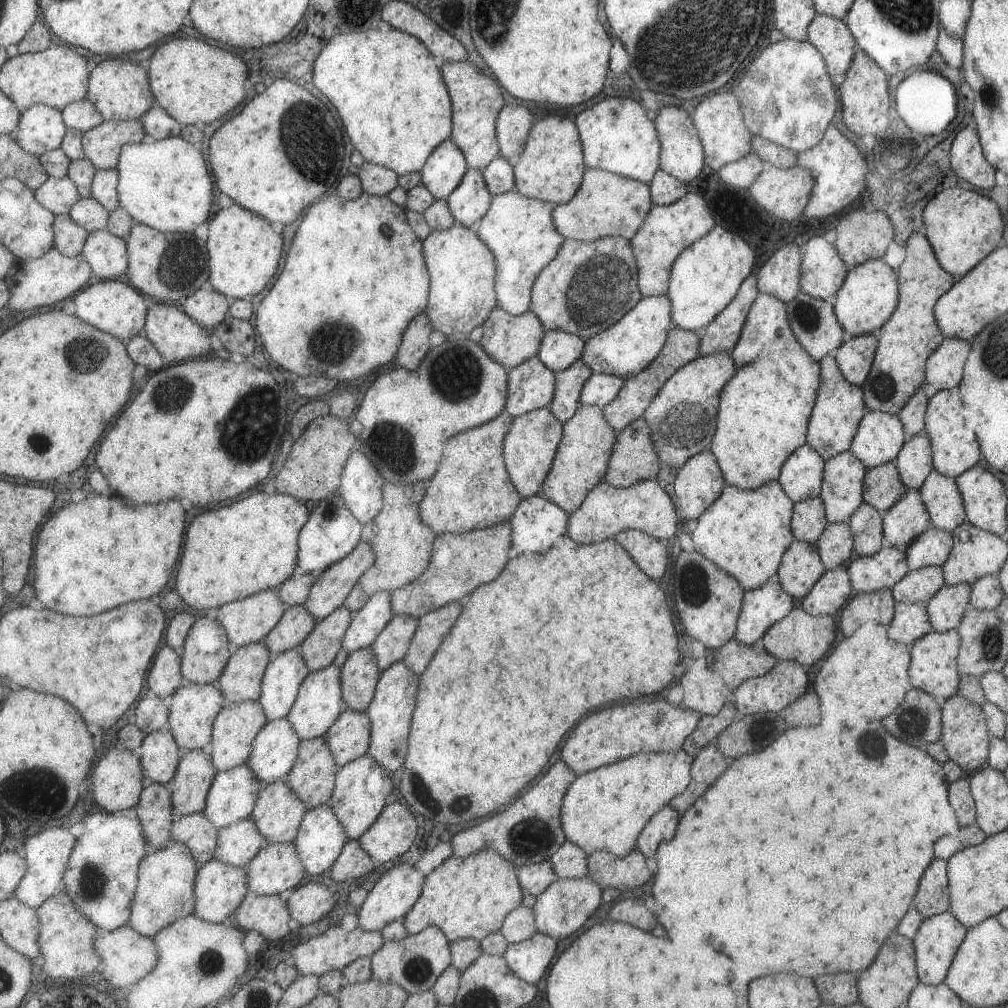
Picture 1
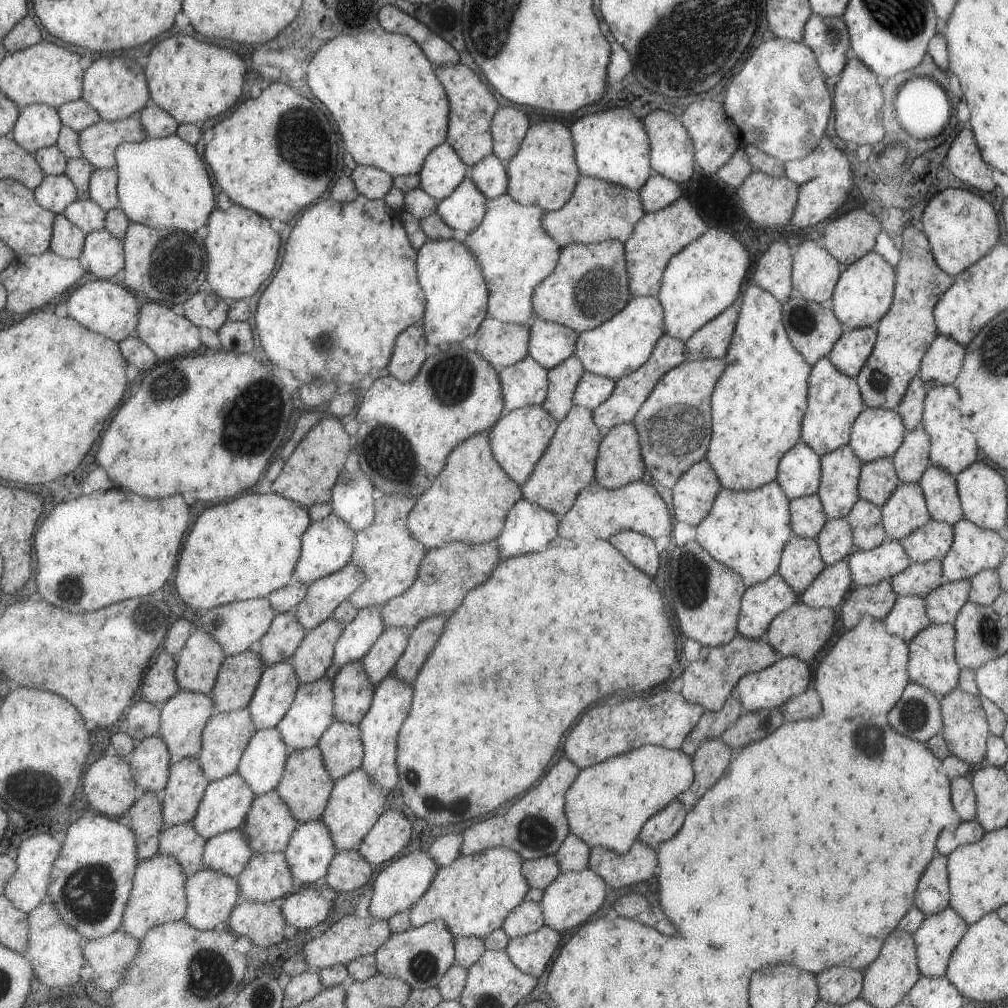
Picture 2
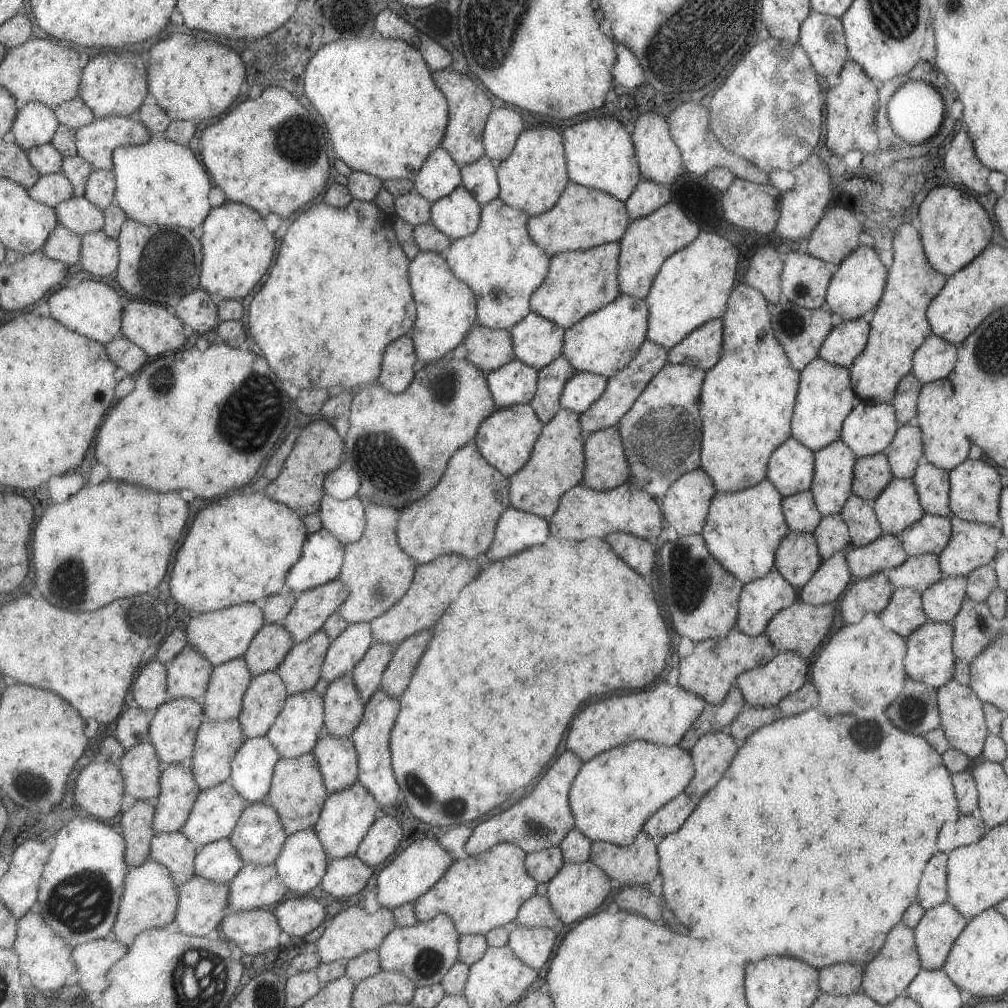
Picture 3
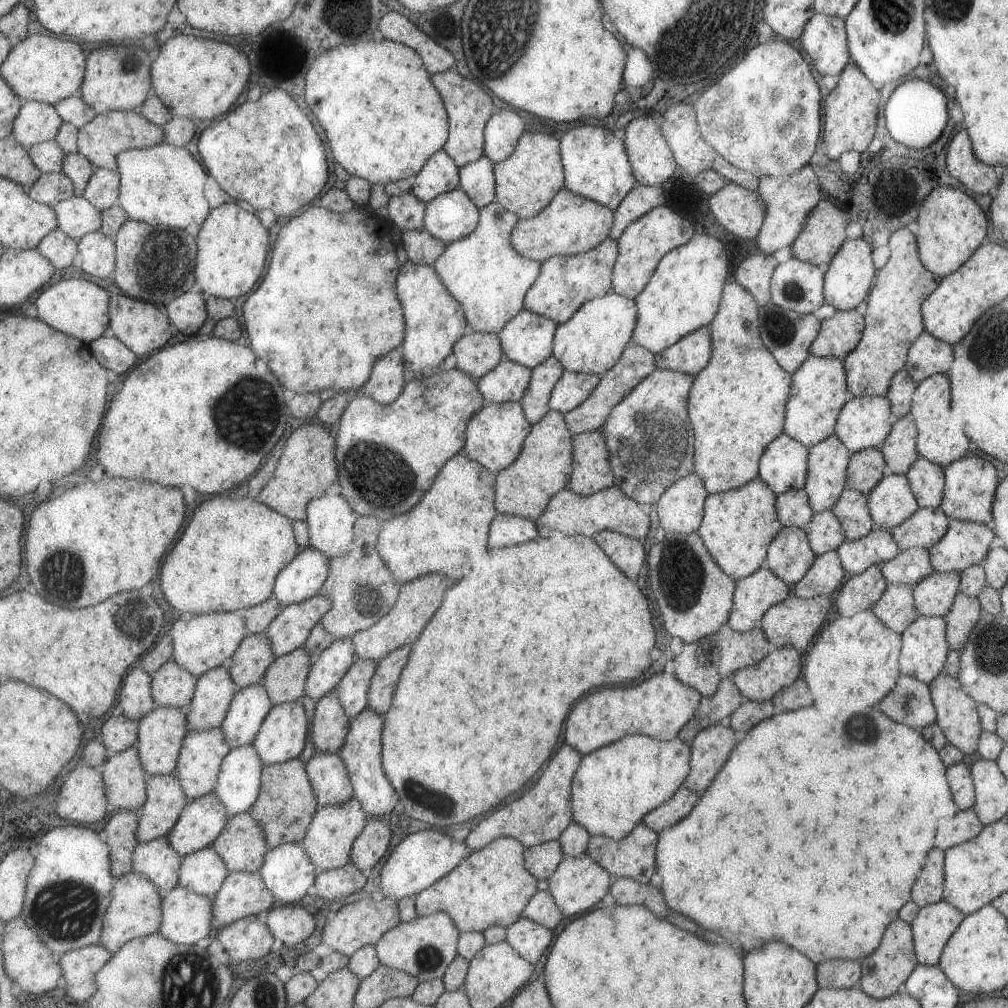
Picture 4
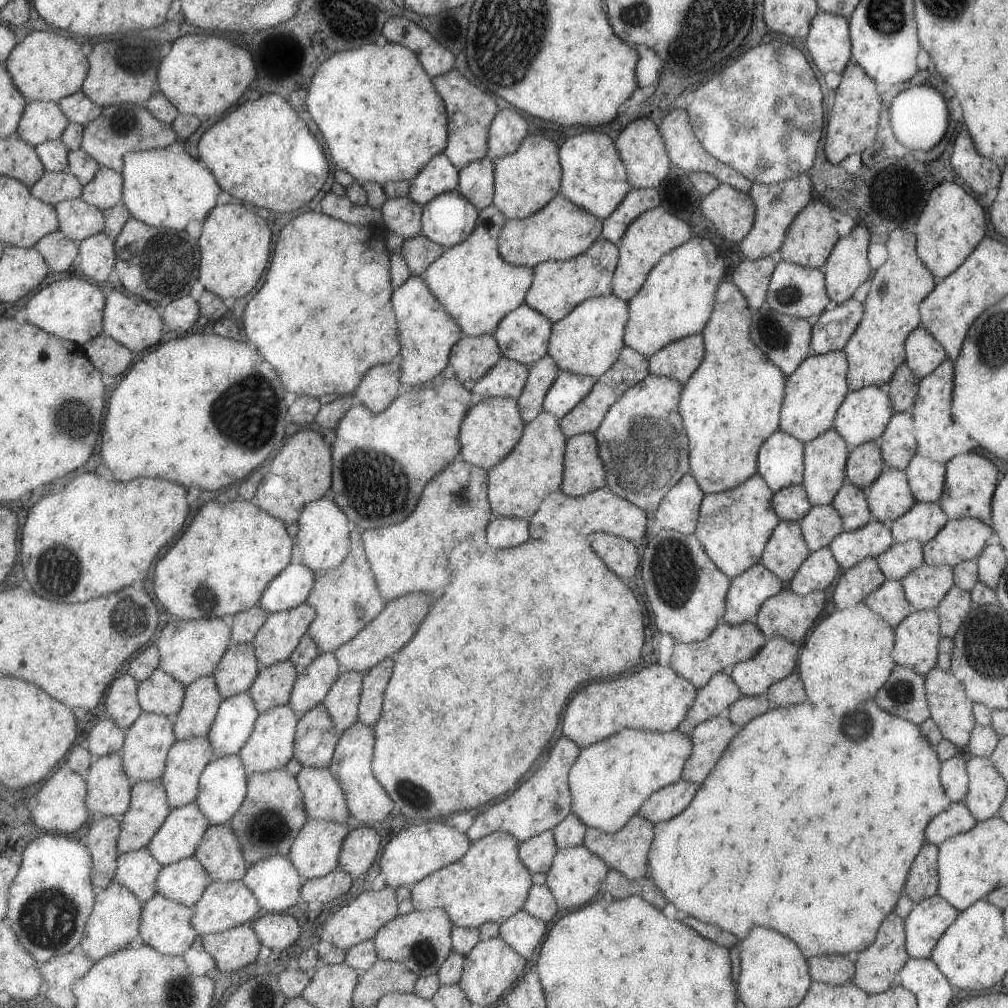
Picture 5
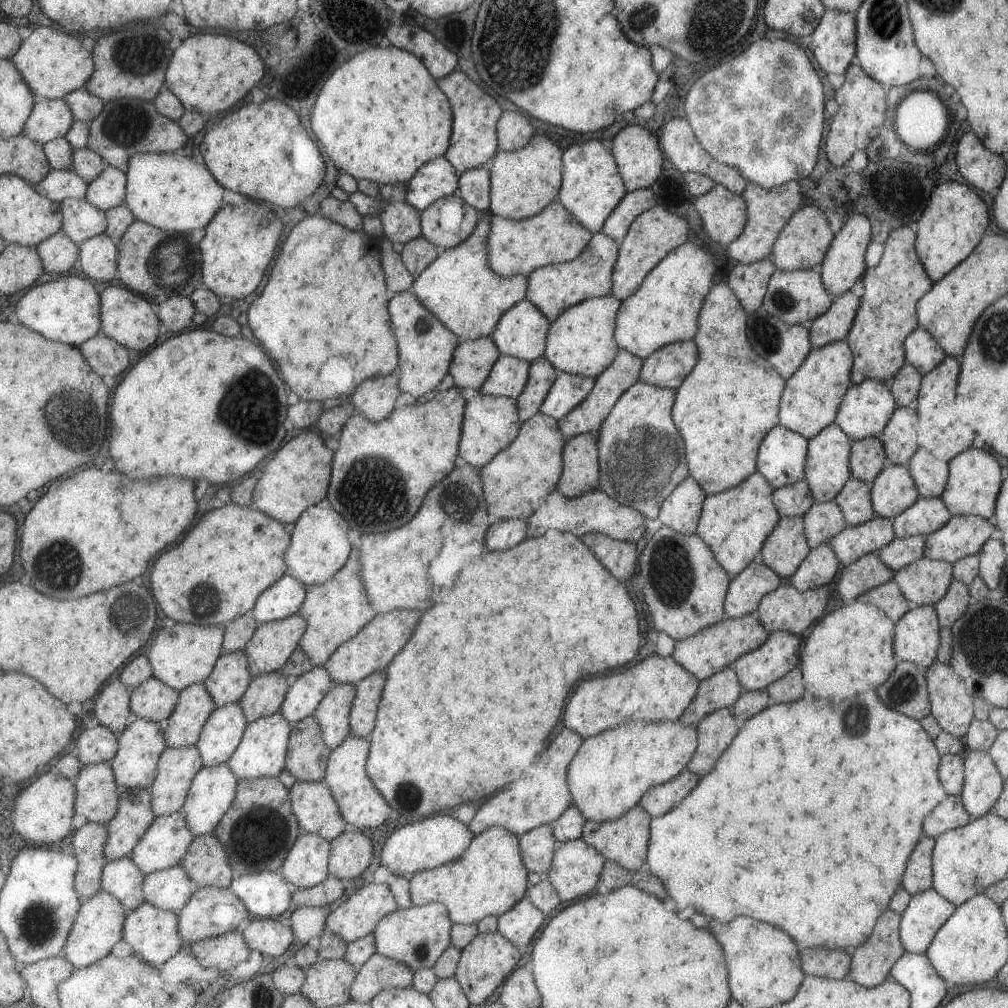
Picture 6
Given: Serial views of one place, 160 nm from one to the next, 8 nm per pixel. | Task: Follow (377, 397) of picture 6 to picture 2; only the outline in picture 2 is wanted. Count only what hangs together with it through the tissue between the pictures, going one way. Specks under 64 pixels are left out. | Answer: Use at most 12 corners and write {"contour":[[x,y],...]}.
{"contour":[[410,326],[396,340],[389,374],[412,381],[428,359],[426,330]]}

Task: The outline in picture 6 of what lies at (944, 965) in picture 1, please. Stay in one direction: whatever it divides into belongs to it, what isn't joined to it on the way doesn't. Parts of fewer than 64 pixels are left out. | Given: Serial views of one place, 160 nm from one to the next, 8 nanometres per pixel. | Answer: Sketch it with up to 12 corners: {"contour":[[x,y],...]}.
{"contour":[[932,888],[911,895],[898,926],[923,954],[955,907]]}

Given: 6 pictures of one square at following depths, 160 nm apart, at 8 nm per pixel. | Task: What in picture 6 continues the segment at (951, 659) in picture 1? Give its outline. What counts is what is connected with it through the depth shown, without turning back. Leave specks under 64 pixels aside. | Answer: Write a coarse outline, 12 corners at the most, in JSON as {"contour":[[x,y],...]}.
{"contour":[[912,605],[894,622],[894,655],[924,671],[936,660],[932,605]]}

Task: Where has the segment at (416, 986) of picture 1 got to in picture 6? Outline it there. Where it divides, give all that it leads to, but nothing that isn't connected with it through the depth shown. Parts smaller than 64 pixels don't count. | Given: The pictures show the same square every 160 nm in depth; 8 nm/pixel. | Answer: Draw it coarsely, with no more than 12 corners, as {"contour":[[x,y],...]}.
{"contour":[[446,904],[392,912],[375,930],[378,953],[415,972],[452,945]]}

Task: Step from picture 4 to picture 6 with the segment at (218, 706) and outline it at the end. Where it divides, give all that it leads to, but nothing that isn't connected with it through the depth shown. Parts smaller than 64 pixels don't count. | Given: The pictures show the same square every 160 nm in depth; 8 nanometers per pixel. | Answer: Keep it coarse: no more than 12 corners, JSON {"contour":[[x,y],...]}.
{"contour":[[205,683],[182,690],[168,746],[197,745],[218,707]]}

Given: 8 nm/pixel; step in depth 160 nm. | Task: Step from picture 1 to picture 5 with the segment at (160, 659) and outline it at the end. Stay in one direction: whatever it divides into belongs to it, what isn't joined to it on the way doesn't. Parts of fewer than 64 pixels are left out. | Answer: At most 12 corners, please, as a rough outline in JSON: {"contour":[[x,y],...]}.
{"contour":[[126,673],[106,696],[109,718],[126,730],[145,712]]}

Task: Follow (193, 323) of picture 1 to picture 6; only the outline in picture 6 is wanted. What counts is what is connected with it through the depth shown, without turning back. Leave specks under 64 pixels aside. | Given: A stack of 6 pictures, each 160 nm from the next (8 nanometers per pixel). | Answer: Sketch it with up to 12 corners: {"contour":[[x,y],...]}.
{"contour":[[125,286],[101,294],[102,332],[146,352],[161,334],[152,302]]}

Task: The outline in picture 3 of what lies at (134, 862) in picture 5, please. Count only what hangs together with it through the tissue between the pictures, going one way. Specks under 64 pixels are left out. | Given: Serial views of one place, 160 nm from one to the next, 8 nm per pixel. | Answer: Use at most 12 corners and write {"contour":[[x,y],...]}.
{"contour":[[183,831],[157,833],[151,859],[176,885],[196,874],[198,847]]}

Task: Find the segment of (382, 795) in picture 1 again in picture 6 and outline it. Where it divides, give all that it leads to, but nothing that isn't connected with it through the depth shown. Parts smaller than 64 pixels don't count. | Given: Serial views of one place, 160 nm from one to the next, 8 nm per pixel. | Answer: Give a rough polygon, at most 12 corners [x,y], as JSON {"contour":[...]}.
{"contour":[[302,831],[281,871],[299,889],[331,876],[332,841]]}

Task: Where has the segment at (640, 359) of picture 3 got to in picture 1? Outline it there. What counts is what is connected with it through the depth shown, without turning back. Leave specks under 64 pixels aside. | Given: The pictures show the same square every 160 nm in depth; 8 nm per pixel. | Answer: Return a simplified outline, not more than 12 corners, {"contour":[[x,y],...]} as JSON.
{"contour":[[672,324],[659,354],[600,408],[617,434],[642,416],[678,368],[699,356],[699,332]]}

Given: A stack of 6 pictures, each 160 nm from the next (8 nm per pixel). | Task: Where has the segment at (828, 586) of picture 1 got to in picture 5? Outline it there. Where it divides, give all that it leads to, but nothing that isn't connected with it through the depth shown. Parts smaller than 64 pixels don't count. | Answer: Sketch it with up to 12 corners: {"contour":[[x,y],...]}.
{"contour":[[829,547],[810,551],[791,577],[798,595],[824,591],[839,574]]}

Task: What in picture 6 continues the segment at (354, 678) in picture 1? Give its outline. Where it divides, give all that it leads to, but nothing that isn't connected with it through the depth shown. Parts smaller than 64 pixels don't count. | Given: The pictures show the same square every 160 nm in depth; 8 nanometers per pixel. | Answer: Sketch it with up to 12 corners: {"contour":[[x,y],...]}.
{"contour":[[315,715],[291,726],[286,768],[326,778],[332,748]]}

